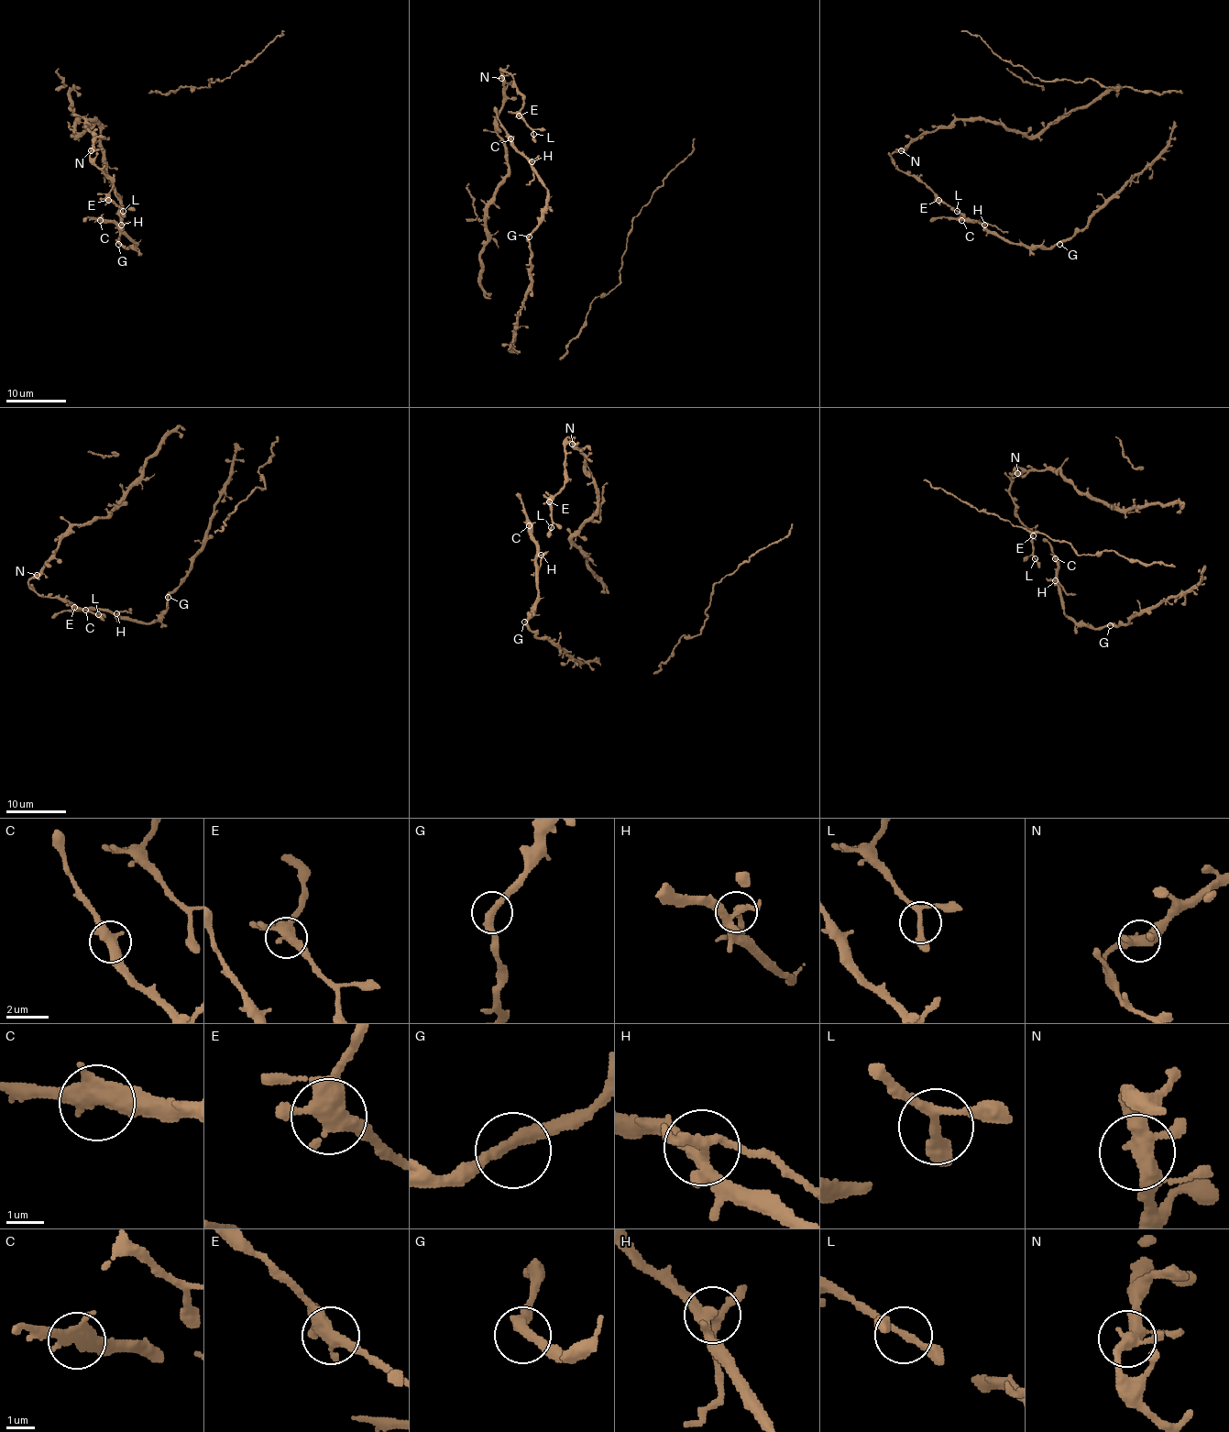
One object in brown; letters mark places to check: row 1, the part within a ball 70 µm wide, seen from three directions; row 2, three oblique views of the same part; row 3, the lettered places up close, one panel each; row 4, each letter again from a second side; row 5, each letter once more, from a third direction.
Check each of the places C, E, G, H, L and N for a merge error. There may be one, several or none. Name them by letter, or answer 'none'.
H

